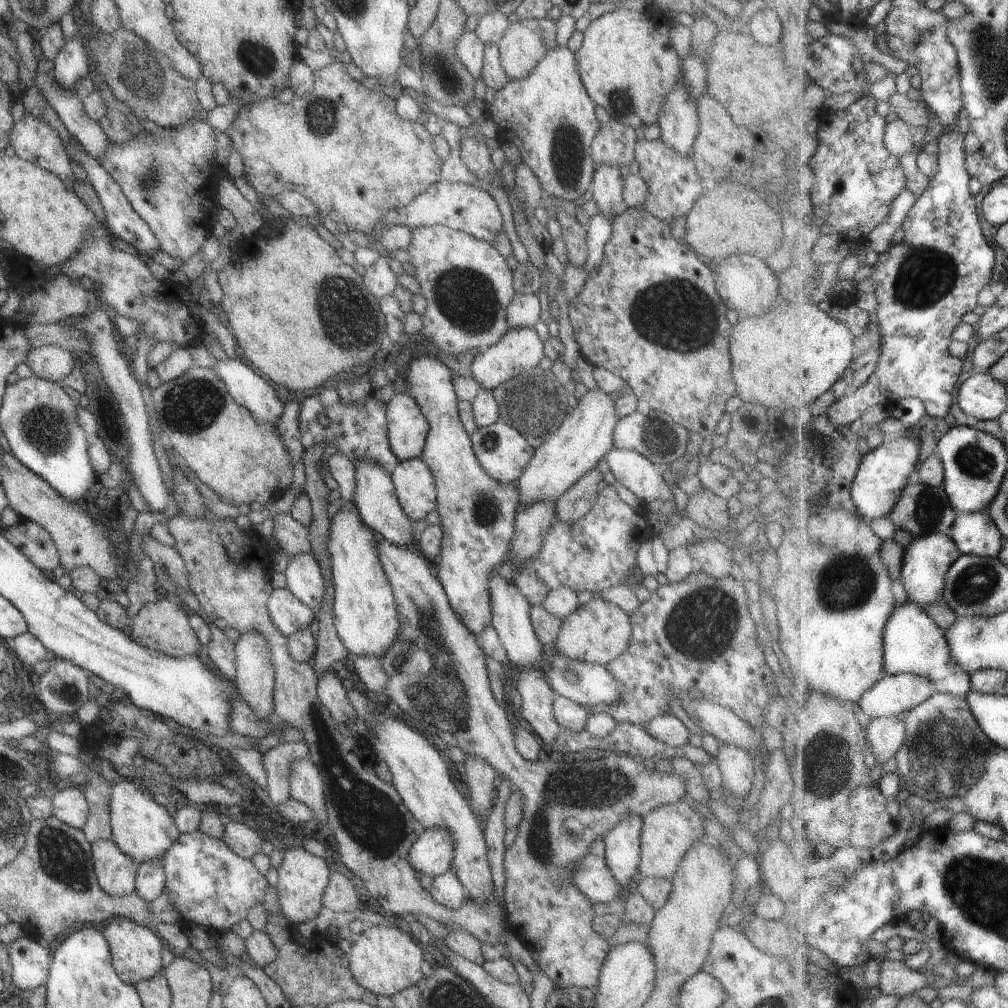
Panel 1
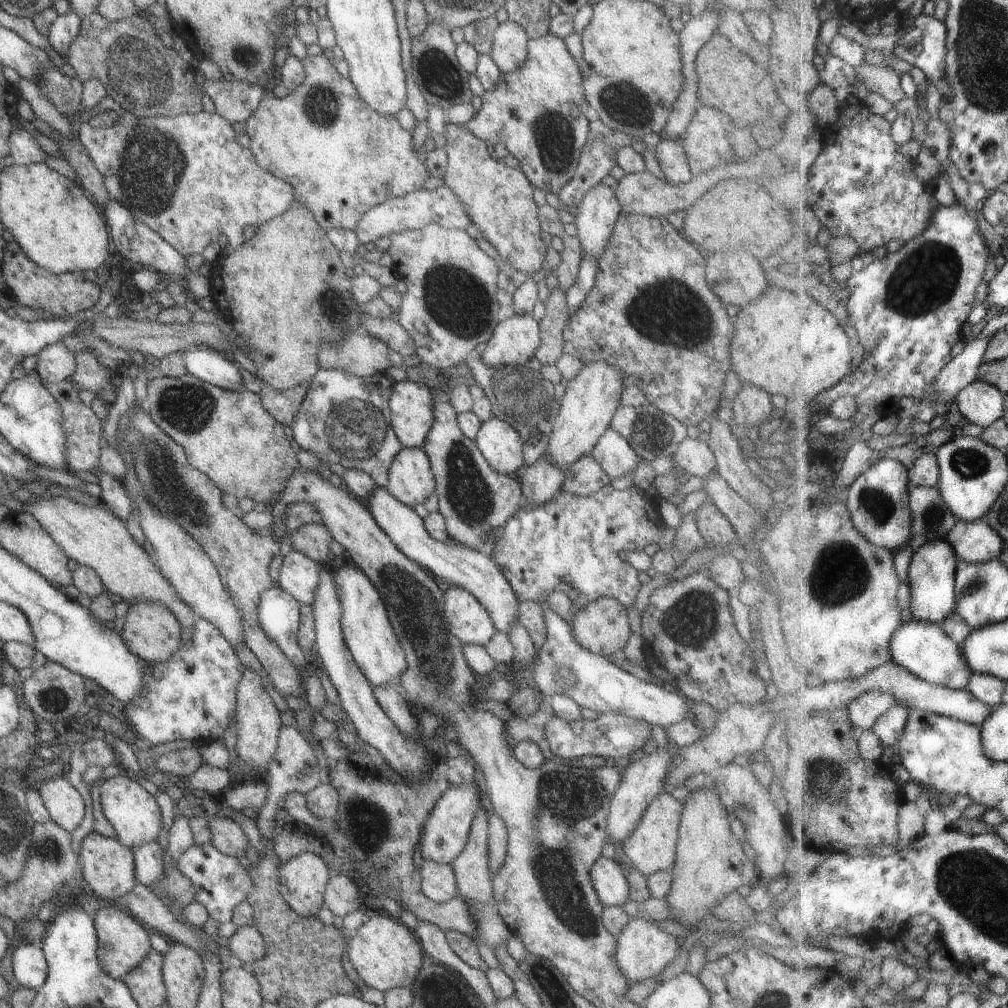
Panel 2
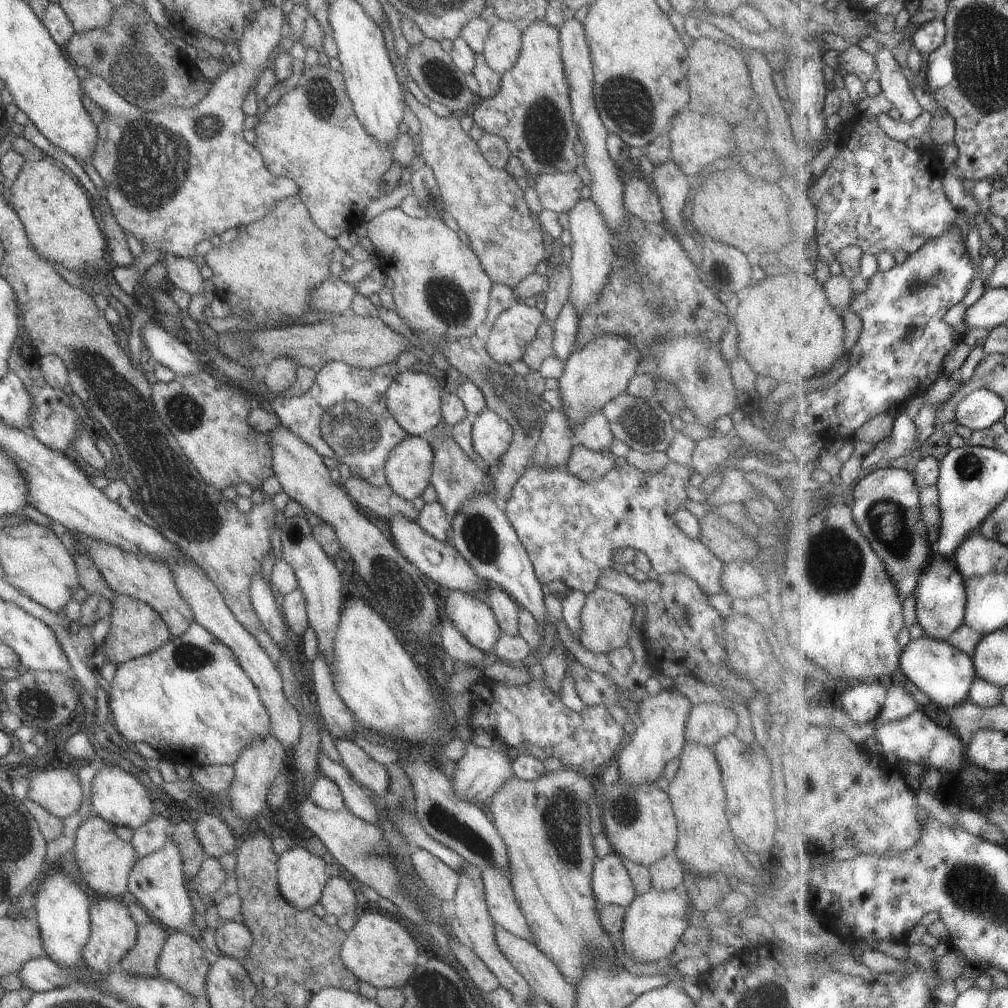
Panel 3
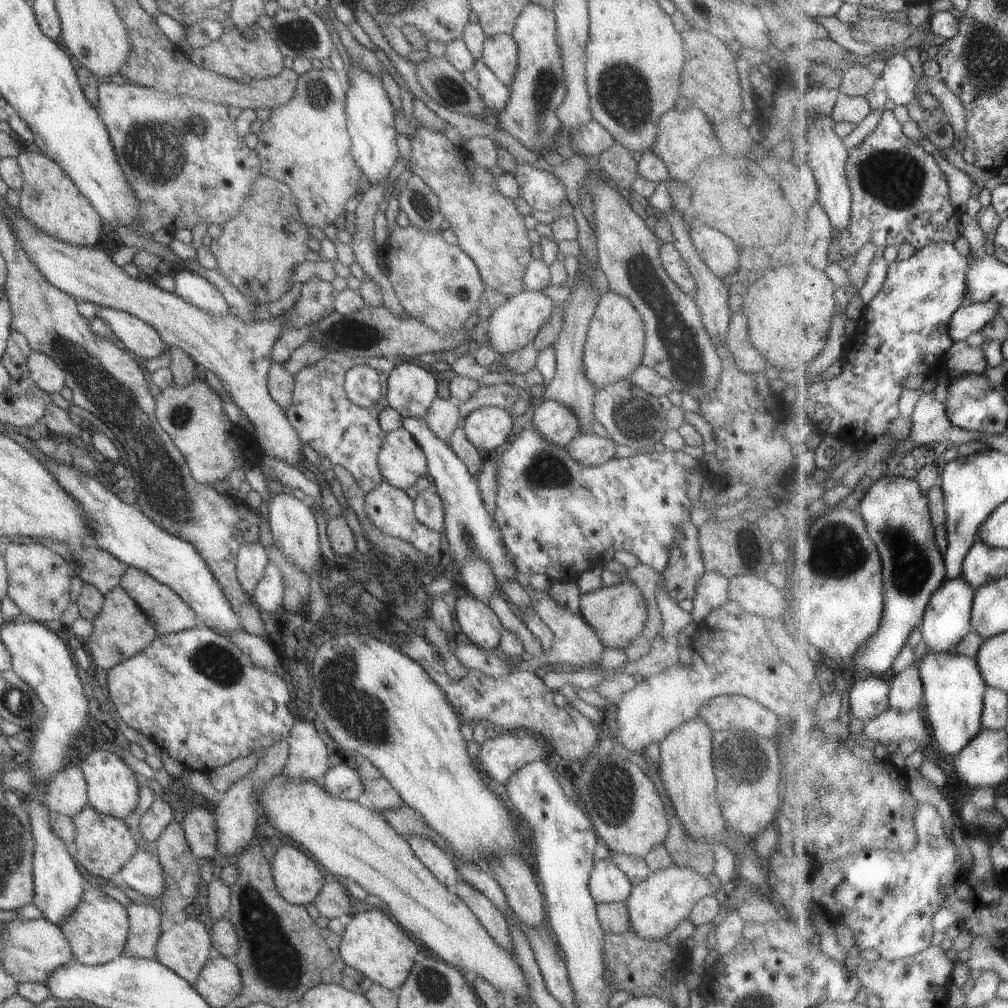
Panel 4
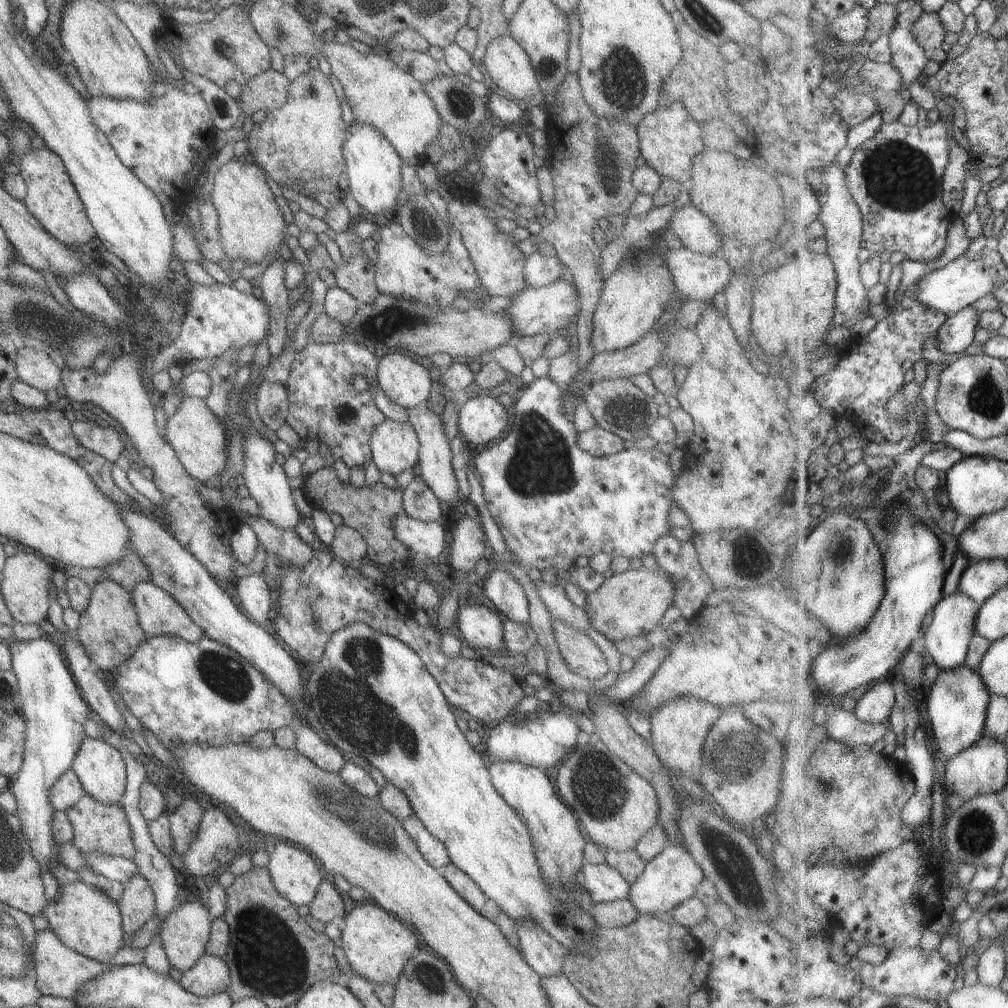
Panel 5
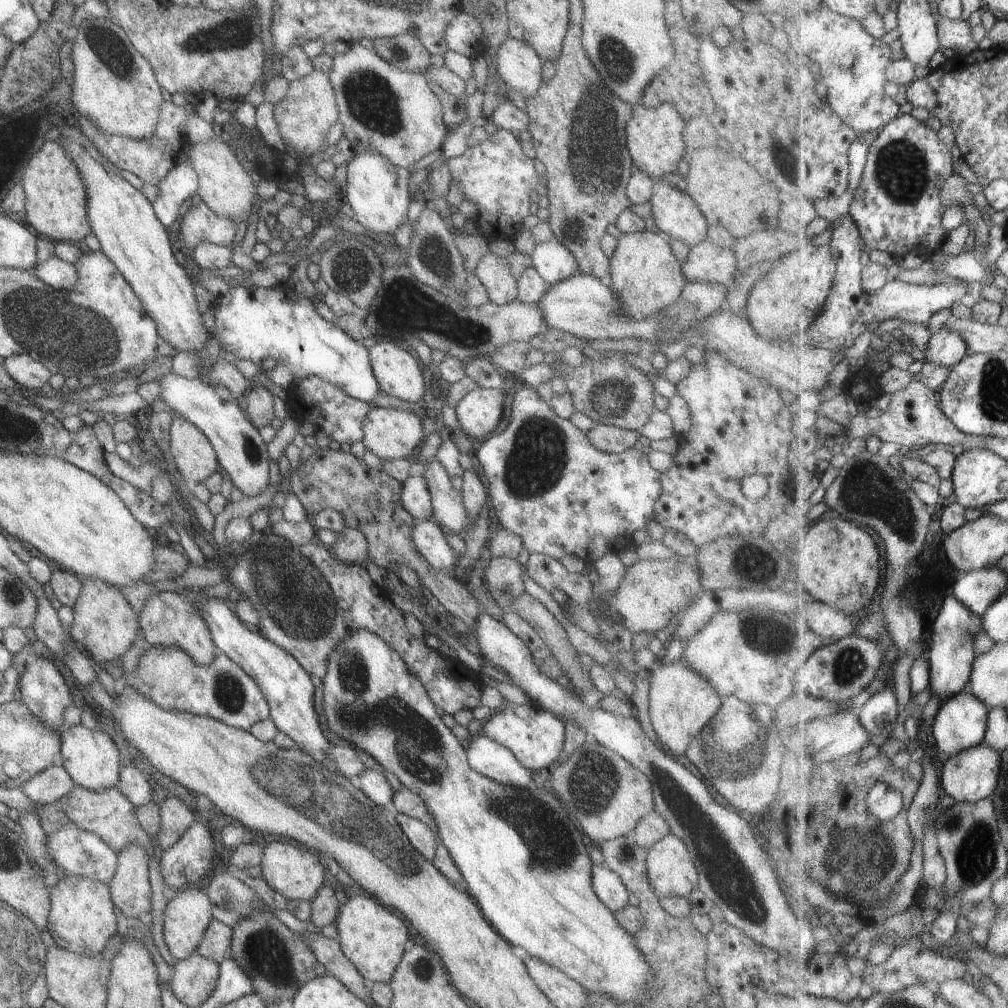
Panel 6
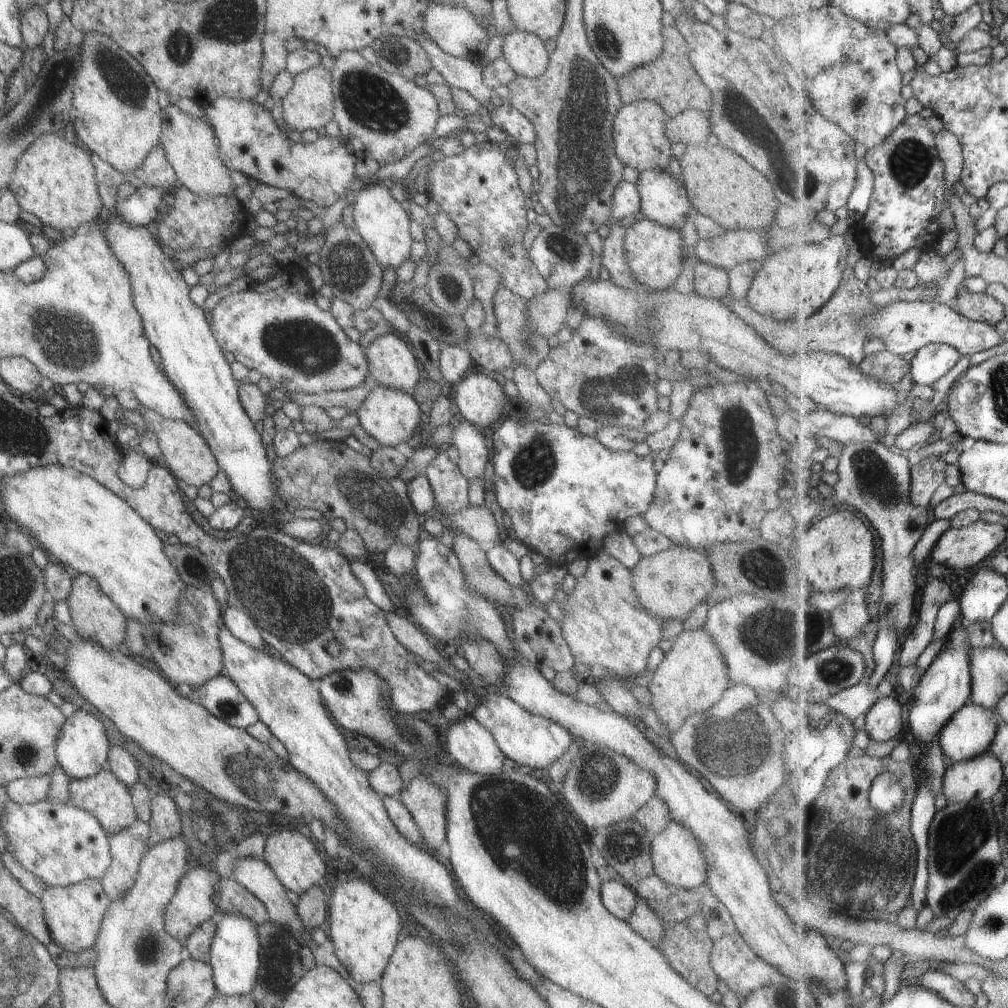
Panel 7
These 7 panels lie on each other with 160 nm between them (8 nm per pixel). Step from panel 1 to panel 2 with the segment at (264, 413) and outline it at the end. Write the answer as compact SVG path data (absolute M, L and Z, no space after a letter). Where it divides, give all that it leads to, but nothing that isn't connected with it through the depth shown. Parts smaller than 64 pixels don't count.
M203 346L183 350L179 354L186 368L185 373L225 390L245 389L237 364L231 357Z

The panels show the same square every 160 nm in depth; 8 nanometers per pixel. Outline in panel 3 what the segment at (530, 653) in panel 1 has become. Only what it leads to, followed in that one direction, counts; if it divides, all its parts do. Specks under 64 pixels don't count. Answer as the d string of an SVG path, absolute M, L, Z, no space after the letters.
M395 515L388 520L388 528L393 545L401 553L401 556L410 562L420 574L431 578L435 584L449 588L451 591L463 591L470 595L483 591L486 584L489 584L473 572L471 565L464 561L446 540L438 541L429 536L424 530L421 530L416 520L412 521L404 516Z

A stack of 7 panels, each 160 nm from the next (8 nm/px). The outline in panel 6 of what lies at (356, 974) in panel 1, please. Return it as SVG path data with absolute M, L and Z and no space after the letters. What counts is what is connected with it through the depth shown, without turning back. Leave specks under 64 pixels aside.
M355 889L351 896L347 896L343 906L340 906L334 921L337 929L336 942L341 953L367 984L387 983L401 954L410 944L405 922L389 911L379 900Z

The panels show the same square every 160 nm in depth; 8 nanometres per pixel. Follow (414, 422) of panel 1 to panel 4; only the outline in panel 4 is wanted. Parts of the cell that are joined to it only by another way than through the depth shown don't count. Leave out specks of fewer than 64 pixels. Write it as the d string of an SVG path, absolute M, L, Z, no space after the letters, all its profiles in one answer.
M397 363L388 374L384 383L386 403L403 417L422 418L437 394L437 382L427 370L409 363Z

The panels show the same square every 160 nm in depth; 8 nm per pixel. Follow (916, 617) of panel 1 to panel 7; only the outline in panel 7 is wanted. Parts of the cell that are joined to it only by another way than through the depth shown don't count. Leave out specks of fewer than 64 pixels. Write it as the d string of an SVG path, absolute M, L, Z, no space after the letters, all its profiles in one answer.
M969 702L945 724L938 739L944 753L961 762L989 751L1000 724L995 710Z

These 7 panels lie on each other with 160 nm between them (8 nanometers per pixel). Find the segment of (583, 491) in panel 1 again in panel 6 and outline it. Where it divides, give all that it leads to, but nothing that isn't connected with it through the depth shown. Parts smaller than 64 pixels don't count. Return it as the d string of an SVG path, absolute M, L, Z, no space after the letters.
M595 423L593 428L585 433L587 440L593 448L607 453L619 453L629 448L639 440L638 431L621 429L602 423Z

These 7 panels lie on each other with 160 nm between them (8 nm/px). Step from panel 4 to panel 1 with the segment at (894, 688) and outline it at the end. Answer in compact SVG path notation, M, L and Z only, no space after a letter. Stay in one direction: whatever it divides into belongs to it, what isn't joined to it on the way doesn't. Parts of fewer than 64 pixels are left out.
M903 716L872 719L865 729L867 745L872 749L876 762L882 765L882 775L896 772L897 754L908 738Z

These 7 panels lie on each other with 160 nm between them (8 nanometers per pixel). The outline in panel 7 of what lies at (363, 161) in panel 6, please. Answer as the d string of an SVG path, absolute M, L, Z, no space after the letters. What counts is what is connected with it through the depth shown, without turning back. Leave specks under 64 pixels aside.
M367 179L352 202L354 229L383 269L387 266L394 269L410 254L409 215L399 203L391 197L389 184L371 183Z

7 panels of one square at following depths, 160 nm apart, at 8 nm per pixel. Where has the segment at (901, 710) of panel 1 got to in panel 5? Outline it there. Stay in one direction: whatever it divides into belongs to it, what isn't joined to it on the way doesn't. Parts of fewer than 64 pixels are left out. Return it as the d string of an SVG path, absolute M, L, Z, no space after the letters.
M891 680L877 682L857 701L854 712L862 721L868 723L888 721L895 708L895 698L897 694Z

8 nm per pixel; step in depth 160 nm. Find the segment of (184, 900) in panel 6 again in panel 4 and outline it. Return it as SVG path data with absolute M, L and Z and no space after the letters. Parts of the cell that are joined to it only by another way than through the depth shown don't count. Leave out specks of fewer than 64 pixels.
M181 915L169 930L165 930L159 935L159 940L154 946L153 959L192 985L208 959L209 946L210 938L195 916L187 918Z

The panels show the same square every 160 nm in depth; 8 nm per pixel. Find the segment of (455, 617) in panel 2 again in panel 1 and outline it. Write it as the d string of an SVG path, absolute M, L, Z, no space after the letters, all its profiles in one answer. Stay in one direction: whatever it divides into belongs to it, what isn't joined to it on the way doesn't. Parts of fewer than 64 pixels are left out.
M416 355L407 362L404 383L405 394L414 398L421 414L428 424L427 436L420 454L420 459L430 470L435 489L435 510L440 518L442 539L438 552L437 580L442 586L449 606L458 619L475 636L490 624L490 600L488 578L493 570L504 560L510 547L510 538L514 531L514 518L518 508L518 496L514 484L498 483L489 478L477 462L471 448L469 435L458 419L457 403L452 377L449 369L434 356Z

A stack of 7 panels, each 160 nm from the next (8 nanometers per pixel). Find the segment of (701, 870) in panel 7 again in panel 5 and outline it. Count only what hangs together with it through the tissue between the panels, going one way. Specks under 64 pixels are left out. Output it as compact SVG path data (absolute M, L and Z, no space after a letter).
M667 844L657 856L645 862L641 875L630 885L627 899L639 915L651 915L653 912L669 912L683 900L694 896L698 884L702 881L702 873L693 858L681 846Z

